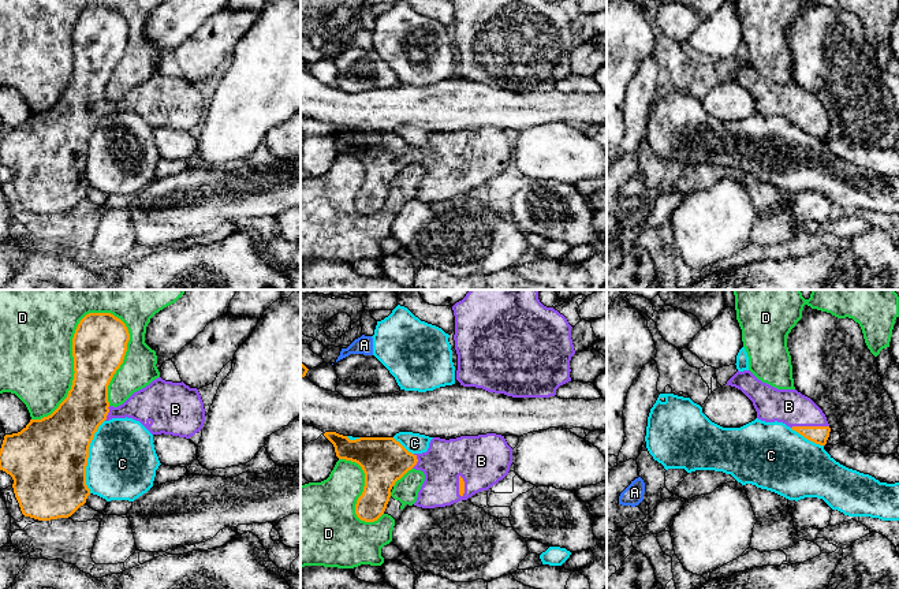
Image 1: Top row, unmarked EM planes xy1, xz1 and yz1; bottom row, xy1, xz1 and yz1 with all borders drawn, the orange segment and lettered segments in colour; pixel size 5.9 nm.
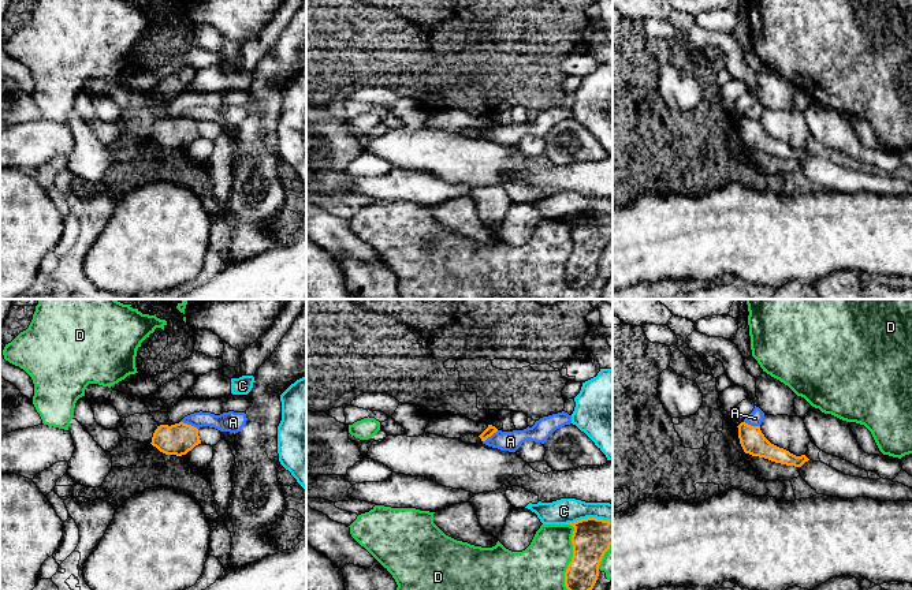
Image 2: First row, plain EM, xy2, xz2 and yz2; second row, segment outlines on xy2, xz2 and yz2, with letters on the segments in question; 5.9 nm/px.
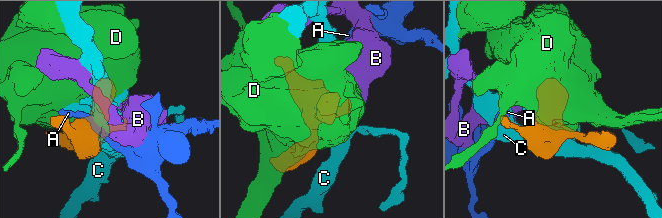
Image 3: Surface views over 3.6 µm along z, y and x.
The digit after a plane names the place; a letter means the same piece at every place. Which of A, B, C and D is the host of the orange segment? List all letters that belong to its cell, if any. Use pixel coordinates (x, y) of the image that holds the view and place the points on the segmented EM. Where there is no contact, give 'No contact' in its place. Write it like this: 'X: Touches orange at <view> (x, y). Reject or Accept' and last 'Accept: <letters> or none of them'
A: Touches orange at xy2 (189, 425). Reject
B: Touches orange at yz1 (809, 427). Accept
C: Touches orange at xy1 (88, 457). Reject
D: Touches orange at xy1 (73, 355). Reject
Accept: B

